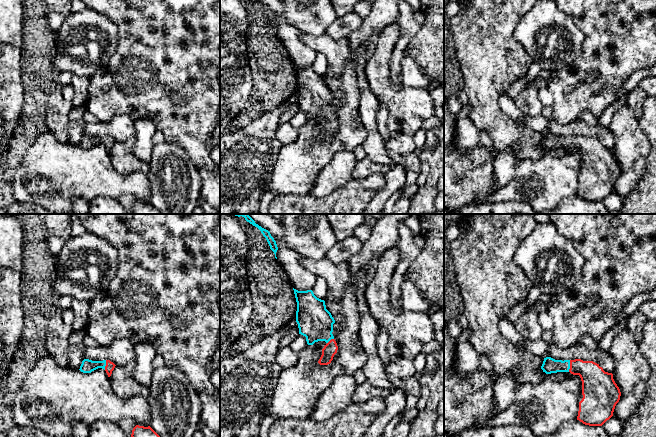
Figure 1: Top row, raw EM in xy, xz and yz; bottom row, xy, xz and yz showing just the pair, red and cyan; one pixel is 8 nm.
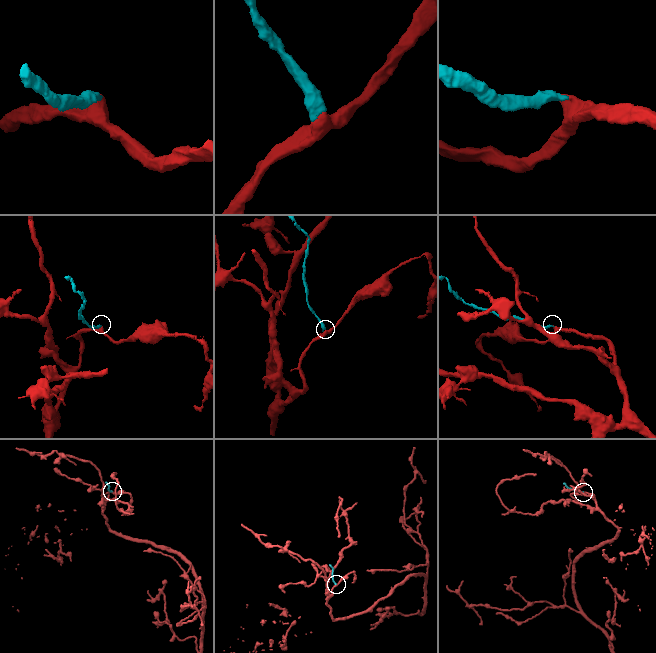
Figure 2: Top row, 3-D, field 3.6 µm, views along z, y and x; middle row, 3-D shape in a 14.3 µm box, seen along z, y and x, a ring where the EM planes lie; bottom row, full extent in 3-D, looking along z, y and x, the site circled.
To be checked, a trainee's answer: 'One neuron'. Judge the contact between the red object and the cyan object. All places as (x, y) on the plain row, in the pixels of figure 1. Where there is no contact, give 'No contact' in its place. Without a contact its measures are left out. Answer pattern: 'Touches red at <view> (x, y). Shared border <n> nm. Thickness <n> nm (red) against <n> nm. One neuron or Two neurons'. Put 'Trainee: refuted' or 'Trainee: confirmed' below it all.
Touches red at yz (570, 142). Shared border 100 nm. Thickness 240 nm (red) against 120 nm. One neuron
Trainee: confirmed

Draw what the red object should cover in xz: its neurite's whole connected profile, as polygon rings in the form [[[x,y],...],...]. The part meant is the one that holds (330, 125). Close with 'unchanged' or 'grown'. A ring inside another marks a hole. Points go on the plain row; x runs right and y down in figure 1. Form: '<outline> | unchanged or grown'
[[[294,64],[293,66],[297,78],[296,98],[299,110],[306,113],[308,121],[318,117],[327,119],[322,125],[318,139],[328,141],[338,126],[332,110],[335,96],[326,85],[325,77],[317,74],[312,66],[298,67]]] | grown

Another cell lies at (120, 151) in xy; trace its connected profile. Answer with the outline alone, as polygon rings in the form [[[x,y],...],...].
[[[134,138],[126,142],[115,142],[109,153],[112,165],[123,175],[129,175],[135,171],[140,171],[147,175],[149,171],[149,163],[134,156],[132,151],[134,142]]]

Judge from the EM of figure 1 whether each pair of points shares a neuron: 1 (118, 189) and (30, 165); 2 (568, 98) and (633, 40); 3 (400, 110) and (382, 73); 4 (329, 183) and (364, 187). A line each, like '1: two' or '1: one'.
1: one
2: one
3: one
4: two

